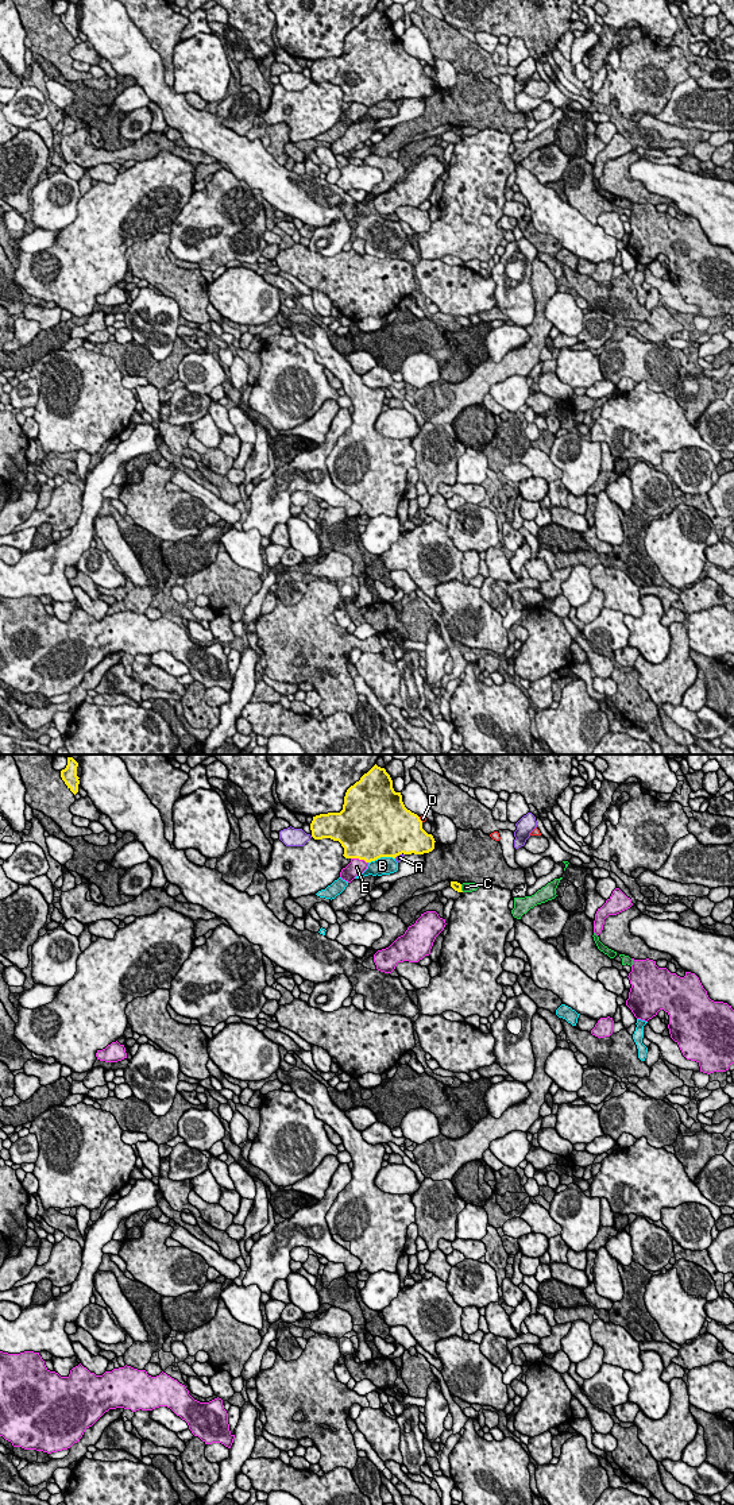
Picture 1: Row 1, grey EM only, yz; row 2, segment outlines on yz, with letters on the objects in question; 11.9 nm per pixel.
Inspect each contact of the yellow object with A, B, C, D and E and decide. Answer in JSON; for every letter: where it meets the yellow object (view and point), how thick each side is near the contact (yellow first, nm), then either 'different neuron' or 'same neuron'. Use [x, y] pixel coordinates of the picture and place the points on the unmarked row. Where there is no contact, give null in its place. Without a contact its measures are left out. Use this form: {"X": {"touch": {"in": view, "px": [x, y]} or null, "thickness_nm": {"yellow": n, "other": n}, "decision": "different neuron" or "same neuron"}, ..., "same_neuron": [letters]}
{"A": {"touch": {"in": "yz", "px": [397, 99]}, "thickness_nm": {"yellow": 500, "other": 70}, "decision": "different neuron"}, "B": {"touch": {"in": "yz", "px": [381, 100]}, "thickness_nm": {"yellow": 550, "other": 220}, "decision": "different neuron"}, "C": {"touch": {"in": "yz", "px": [460, 132]}, "thickness_nm": {"yellow": 100, "other": 130}, "decision": "different neuron"}, "D": {"touch": {"in": "yz", "px": [420, 64]}, "thickness_nm": {"yellow": 480, "other": 70}, "decision": "different neuron"}, "E": {"touch": {"in": "yz", "px": [359, 103]}, "thickness_nm": {"yellow": 500, "other": 190}, "decision": "different neuron"}, "same_neuron": []}

